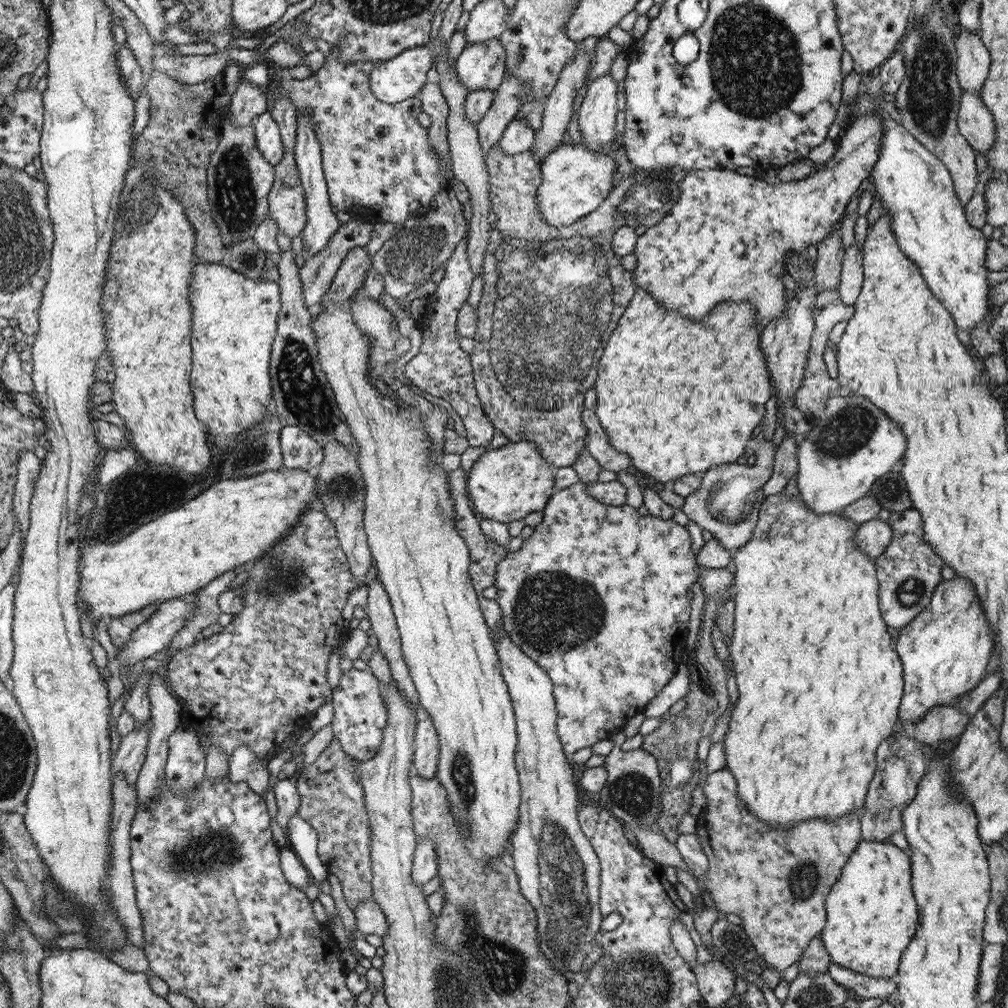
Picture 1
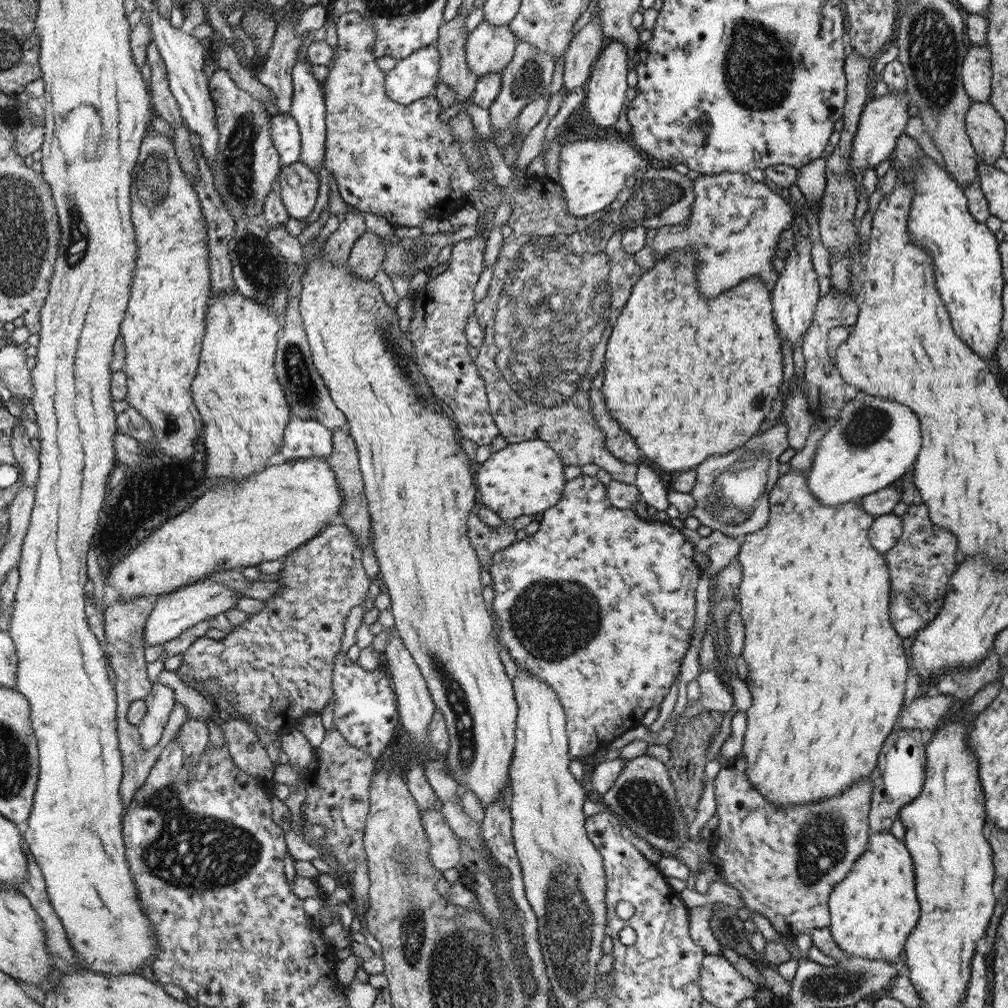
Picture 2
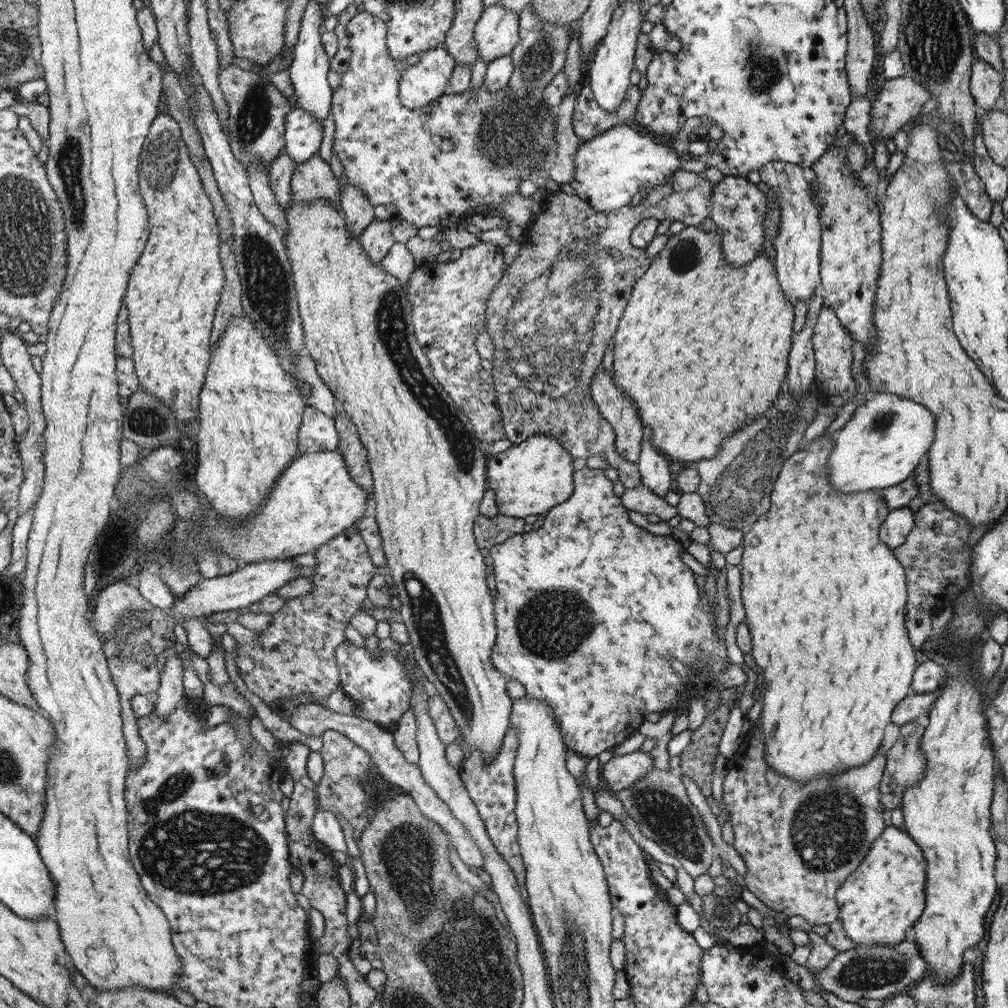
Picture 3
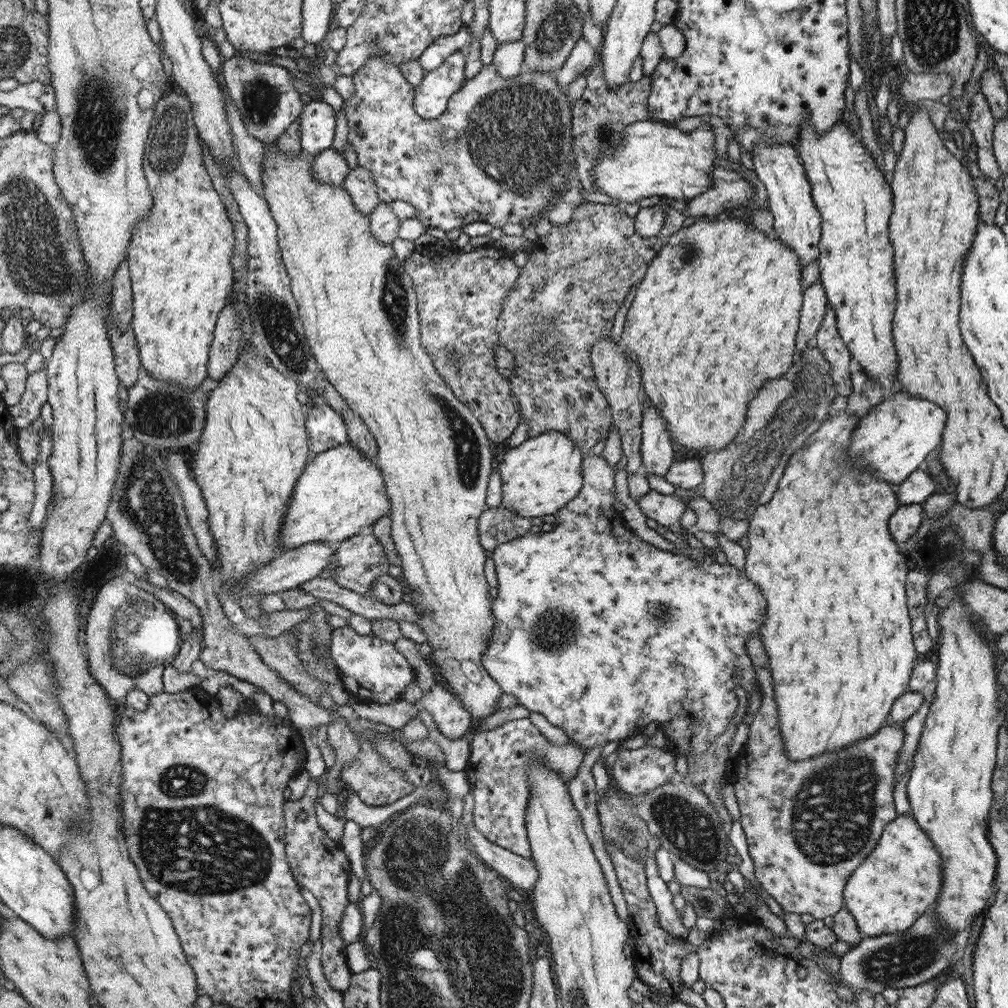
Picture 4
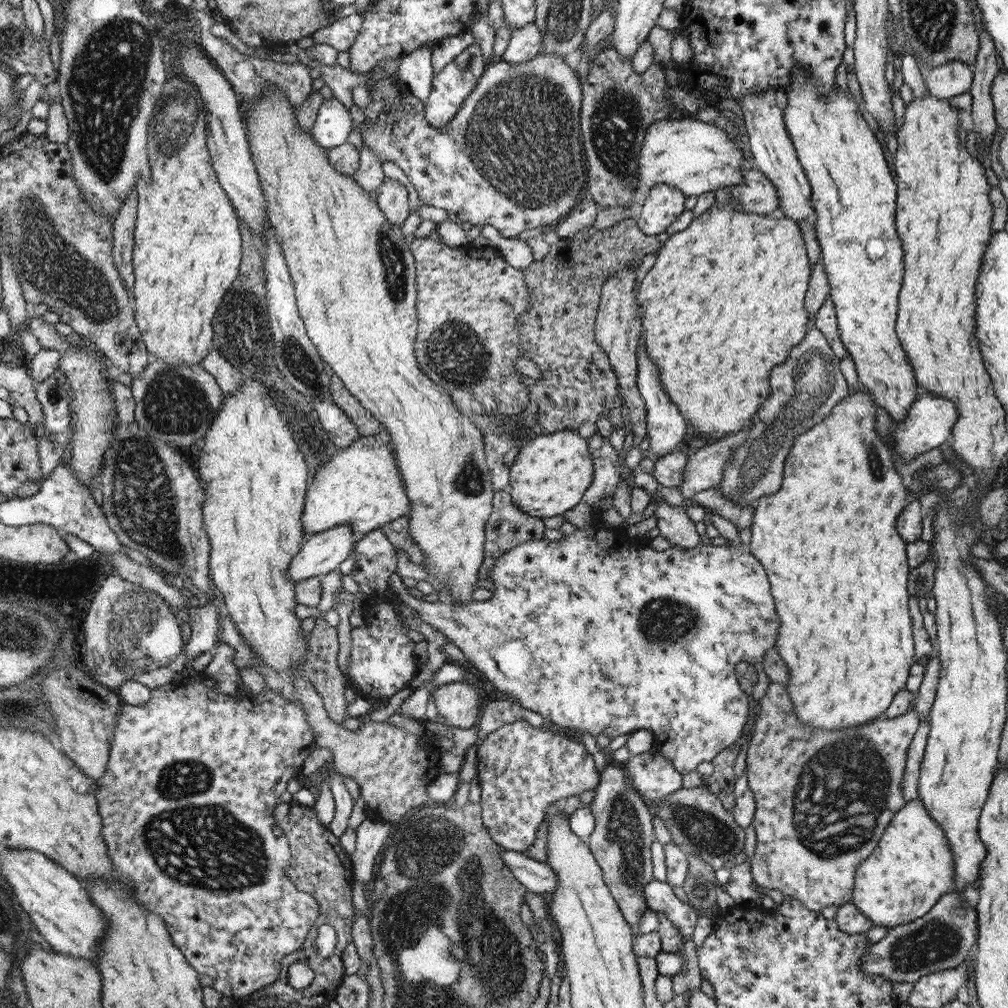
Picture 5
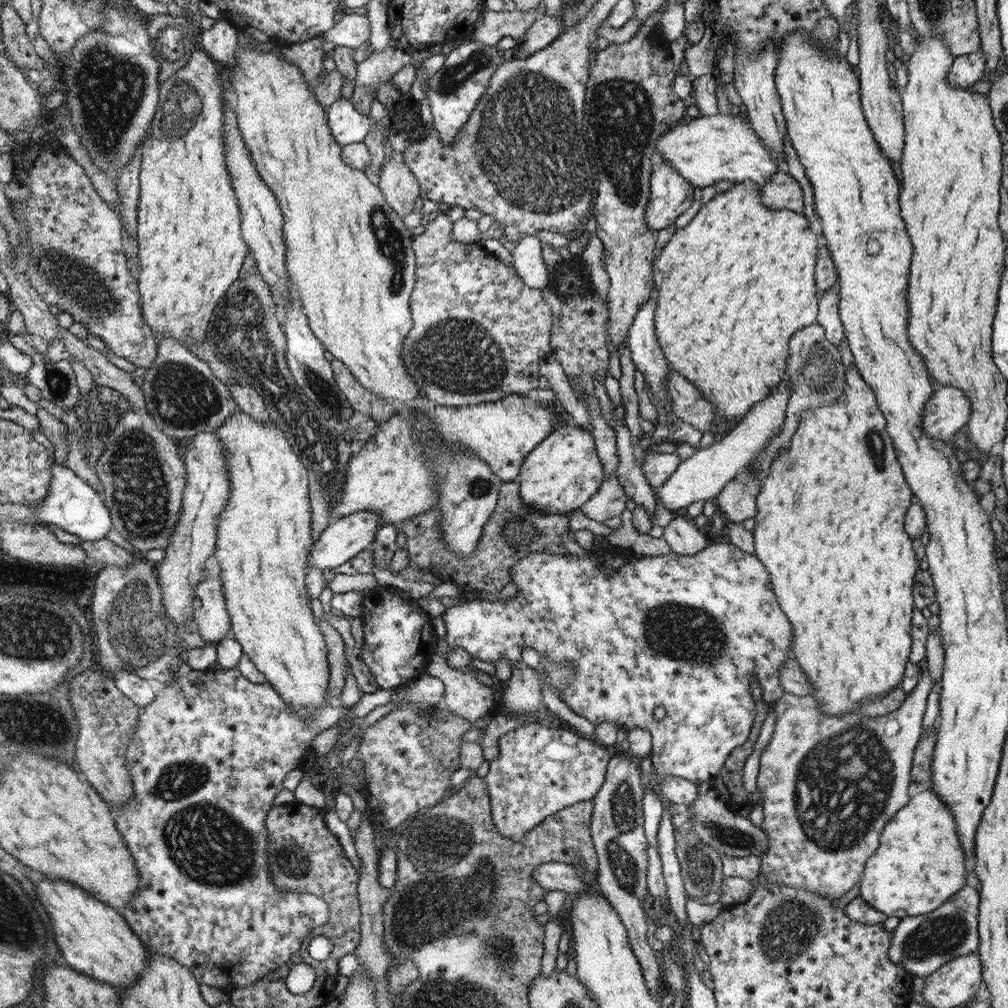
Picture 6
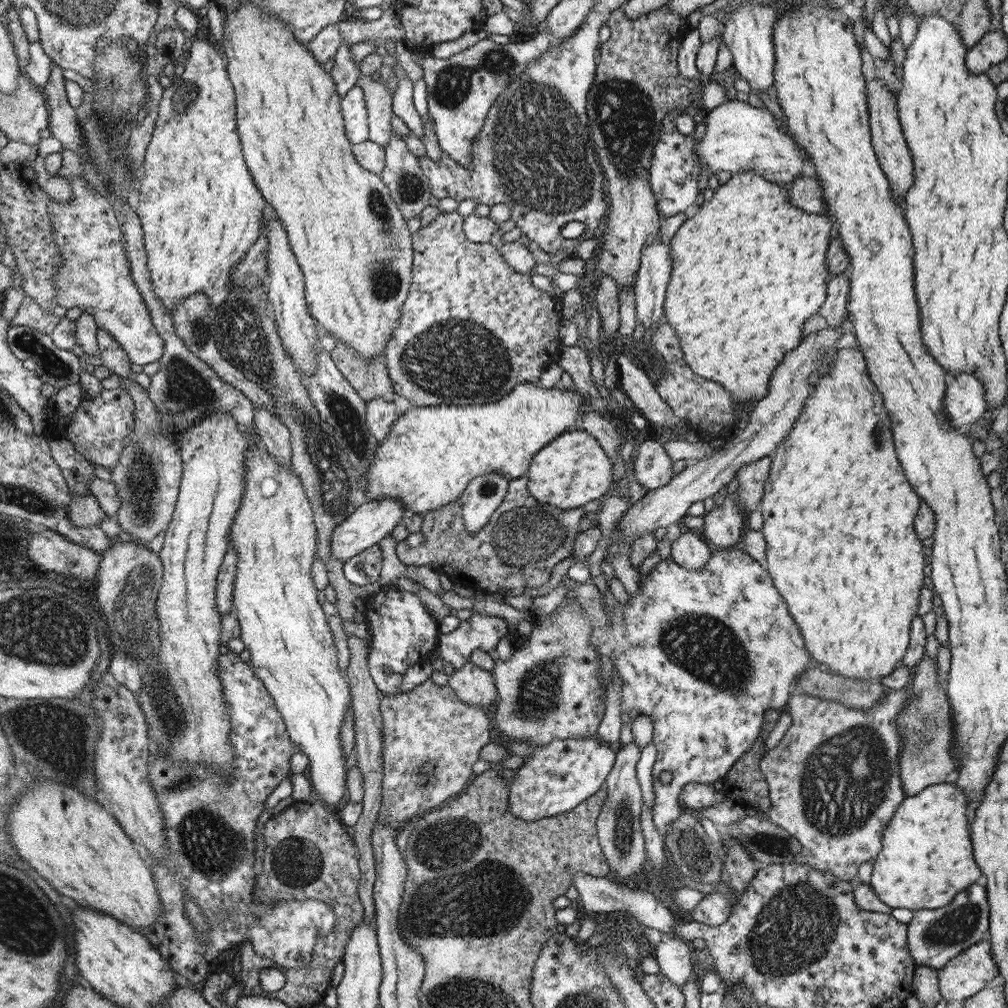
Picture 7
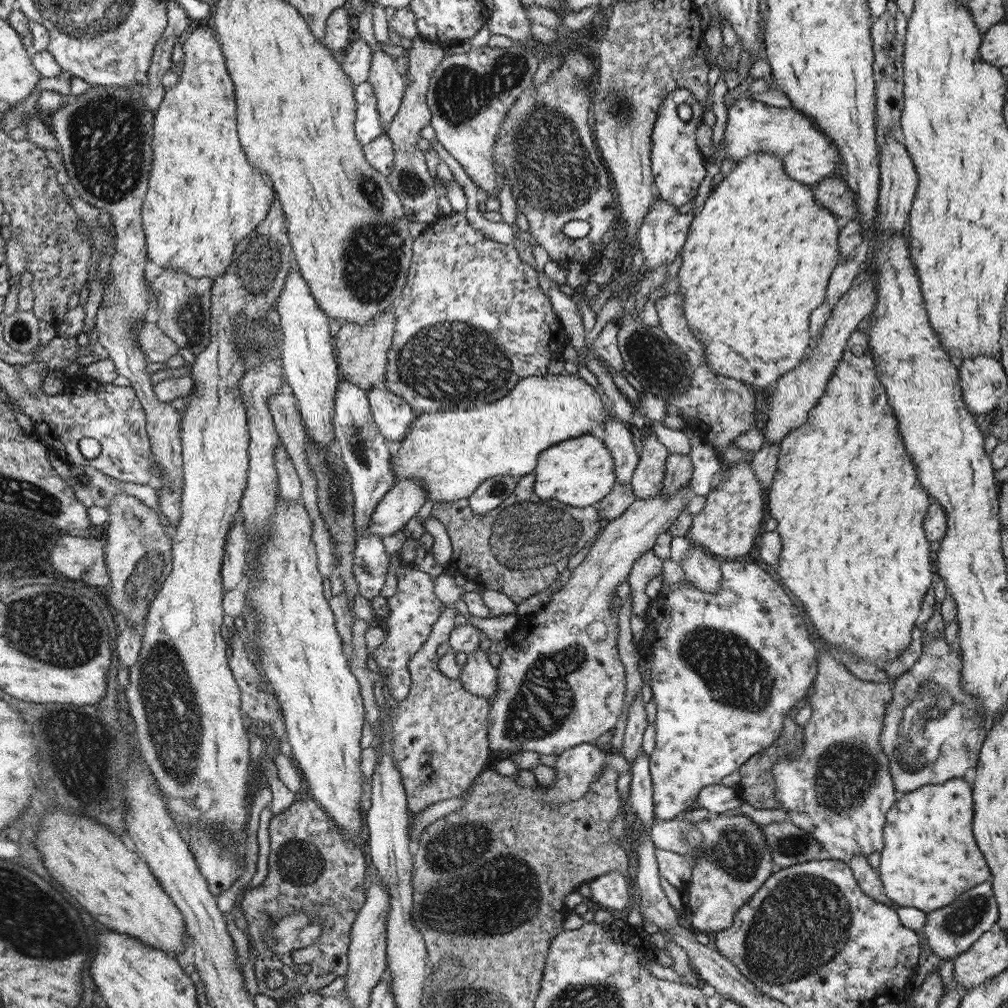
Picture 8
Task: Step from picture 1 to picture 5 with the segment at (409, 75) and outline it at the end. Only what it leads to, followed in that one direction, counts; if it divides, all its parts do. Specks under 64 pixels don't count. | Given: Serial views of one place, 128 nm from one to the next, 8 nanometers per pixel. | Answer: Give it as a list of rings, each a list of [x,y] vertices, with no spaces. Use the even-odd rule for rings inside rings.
[[[474,42],[433,76],[430,97],[422,102],[422,114],[433,128],[444,128],[460,110],[464,98],[472,93],[478,79],[489,64],[482,54],[481,46]]]

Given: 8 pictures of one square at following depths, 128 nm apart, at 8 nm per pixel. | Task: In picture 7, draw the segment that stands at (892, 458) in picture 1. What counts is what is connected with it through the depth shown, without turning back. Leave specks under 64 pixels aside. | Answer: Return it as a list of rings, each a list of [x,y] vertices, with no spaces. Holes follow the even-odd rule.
[[[974,373],[947,375],[944,410],[952,428],[965,430],[987,413],[984,383]]]

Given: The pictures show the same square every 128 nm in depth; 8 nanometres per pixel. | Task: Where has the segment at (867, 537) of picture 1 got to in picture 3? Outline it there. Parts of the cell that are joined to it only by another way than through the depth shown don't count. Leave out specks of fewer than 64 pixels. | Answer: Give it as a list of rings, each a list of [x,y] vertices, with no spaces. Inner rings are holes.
[[[909,507],[892,510],[880,525],[880,540],[894,550],[906,540],[915,520],[915,513]]]

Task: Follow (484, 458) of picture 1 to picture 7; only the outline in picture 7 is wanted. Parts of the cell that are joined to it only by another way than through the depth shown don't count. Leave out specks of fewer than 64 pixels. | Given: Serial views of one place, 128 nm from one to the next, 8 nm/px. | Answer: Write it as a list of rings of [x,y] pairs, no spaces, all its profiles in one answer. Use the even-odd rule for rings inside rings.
[[[583,429],[567,431],[538,451],[534,459],[530,461],[530,467],[528,467],[526,473],[529,478],[527,492],[538,502],[550,504],[550,506],[556,508],[574,509],[584,507],[592,500],[602,498],[611,488],[611,482],[613,481],[612,466],[613,462],[600,447],[598,440],[594,436],[591,436],[590,433],[585,432]]]

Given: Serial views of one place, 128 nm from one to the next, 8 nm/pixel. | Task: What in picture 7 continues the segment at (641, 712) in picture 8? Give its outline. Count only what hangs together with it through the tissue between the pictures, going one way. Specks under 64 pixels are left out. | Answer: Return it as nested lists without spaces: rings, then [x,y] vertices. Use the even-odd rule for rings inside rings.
[[[636,741],[622,745],[617,751],[614,768],[605,780],[607,797],[597,818],[597,835],[601,849],[613,870],[611,878],[623,883],[626,878],[636,876],[647,866],[645,838],[641,829],[640,815],[643,807],[643,794],[637,777],[637,762],[641,748]]]

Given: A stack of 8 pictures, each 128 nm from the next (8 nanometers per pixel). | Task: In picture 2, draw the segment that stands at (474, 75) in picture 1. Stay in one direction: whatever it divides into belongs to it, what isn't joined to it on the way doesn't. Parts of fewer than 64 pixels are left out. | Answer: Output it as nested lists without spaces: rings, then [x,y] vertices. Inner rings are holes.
[[[482,22],[467,36],[467,61],[478,78],[504,72],[517,47],[517,37],[509,26],[494,28]]]

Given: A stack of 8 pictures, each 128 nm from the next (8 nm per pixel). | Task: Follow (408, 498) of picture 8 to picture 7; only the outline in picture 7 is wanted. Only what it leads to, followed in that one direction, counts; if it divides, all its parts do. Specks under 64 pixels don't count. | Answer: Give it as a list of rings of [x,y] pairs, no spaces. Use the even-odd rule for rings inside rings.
[[[392,498],[386,500],[372,500],[362,504],[342,524],[334,529],[331,536],[331,551],[335,558],[346,561],[349,558],[359,555],[367,548],[378,546],[379,542],[388,535],[393,534],[393,530],[400,525],[400,520],[408,515],[404,504]]]

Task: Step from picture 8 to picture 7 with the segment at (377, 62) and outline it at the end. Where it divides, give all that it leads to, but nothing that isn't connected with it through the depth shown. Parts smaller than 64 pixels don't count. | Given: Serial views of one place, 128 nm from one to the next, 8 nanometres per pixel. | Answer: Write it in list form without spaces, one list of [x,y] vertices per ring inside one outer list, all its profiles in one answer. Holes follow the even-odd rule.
[[[375,72],[371,76],[361,75],[358,86],[363,89],[368,111],[369,139],[385,148],[392,133],[393,94],[387,82],[380,80]]]

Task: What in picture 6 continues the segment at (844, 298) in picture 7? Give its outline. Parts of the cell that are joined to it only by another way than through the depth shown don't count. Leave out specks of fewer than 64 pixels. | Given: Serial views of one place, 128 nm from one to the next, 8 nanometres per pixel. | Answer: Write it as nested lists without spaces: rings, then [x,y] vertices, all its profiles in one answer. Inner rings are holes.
[[[837,286],[825,290],[819,297],[819,311],[815,322],[824,327],[826,338],[837,348],[844,340],[844,327],[839,315]]]

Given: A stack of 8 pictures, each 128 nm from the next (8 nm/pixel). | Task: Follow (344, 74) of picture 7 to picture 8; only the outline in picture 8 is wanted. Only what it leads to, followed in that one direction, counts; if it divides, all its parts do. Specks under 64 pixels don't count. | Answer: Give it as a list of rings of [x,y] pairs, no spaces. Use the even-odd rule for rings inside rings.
[[[360,39],[351,42],[344,50],[344,53],[346,57],[340,65],[342,65],[342,69],[352,81],[352,86],[358,86],[368,78],[373,59],[372,48]]]

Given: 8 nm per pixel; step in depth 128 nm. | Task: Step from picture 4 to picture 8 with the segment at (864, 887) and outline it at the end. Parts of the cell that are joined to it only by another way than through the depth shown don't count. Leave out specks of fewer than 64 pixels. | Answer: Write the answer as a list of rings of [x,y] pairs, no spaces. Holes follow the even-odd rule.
[[[964,777],[953,778],[942,784],[927,784],[899,795],[885,814],[884,846],[881,865],[877,869],[889,899],[899,907],[917,908],[928,915],[952,904],[968,889],[990,880],[990,868],[984,862],[972,832],[974,809],[973,788]]]

